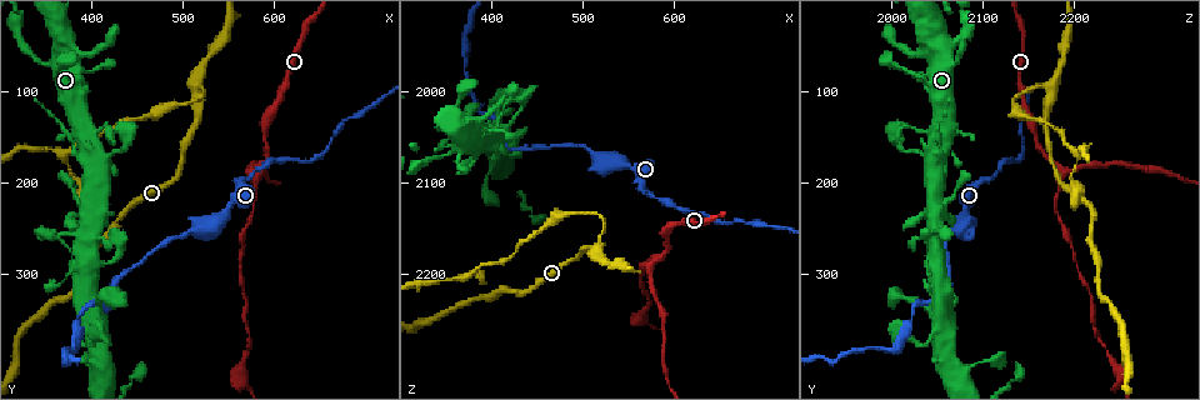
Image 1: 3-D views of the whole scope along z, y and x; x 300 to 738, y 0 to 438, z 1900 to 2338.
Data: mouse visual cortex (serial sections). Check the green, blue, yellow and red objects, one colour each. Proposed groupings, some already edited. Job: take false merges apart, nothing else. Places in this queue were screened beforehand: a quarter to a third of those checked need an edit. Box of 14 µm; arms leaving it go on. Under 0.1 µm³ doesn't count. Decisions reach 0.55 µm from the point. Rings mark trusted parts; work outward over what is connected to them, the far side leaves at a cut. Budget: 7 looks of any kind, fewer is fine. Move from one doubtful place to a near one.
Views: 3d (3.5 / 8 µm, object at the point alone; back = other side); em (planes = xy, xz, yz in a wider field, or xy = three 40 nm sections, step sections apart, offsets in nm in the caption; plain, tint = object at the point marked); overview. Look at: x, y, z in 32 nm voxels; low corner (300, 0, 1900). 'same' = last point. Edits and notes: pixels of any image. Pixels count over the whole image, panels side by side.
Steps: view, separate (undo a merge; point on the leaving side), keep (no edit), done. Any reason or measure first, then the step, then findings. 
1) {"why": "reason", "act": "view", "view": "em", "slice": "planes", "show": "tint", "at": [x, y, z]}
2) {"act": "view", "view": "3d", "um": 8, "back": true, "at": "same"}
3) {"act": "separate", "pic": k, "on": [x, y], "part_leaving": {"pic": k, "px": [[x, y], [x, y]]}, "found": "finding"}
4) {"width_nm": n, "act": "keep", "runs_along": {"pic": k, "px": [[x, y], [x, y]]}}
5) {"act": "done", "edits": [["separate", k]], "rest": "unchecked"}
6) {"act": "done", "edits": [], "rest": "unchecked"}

{"why": "three arms meet", "act": "view", "view": "3d", "um": 8, "back": true, "at": [585, 190, 2185]}

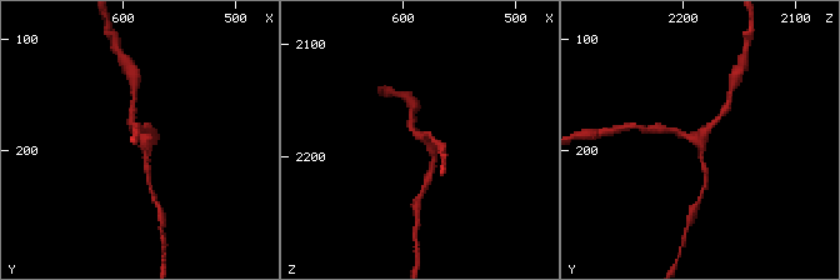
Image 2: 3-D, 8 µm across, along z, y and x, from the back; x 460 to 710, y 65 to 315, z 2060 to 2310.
{"why": "shape alone is not enough", "act": "view", "view": "em", "slice": "xy", "step": 5, "show": "tint", "at": [582, 190, 2184]}

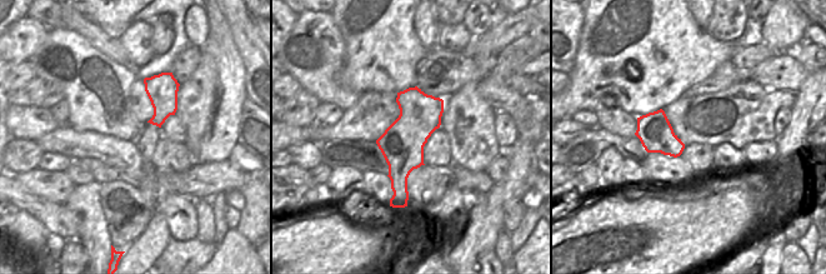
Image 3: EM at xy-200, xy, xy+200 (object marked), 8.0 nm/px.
{"width_nm": 340, "act": "keep", "runs_along": {"pic": 2, "px": [[130, 115], [145, 143], [148, 178]]}, "found": "continuous, no second cell"}

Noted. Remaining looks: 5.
{"why": "a fork", "act": "view", "view": "3d", "um": 3.5, "at": [515, 95, 2175]}

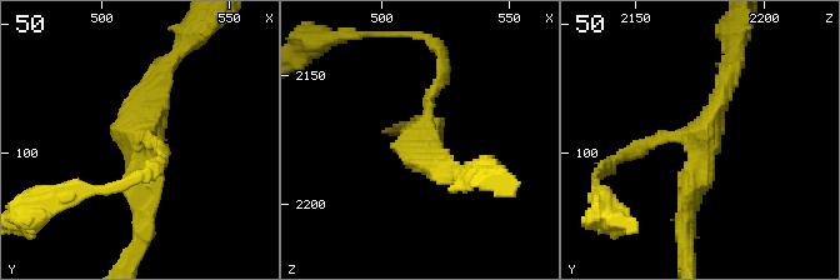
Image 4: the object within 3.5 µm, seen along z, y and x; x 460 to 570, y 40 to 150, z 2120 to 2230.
{"act": "keep", "runs_along": {"pic": 4, "px": [[685, 221], [701, 144], [663, 136], [628, 151]]}, "found": "all the same cell"}

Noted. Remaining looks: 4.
{"why": "abrupt turn", "act": "view", "view": "3d", "um": 8, "at": [375, 170, 2205]}

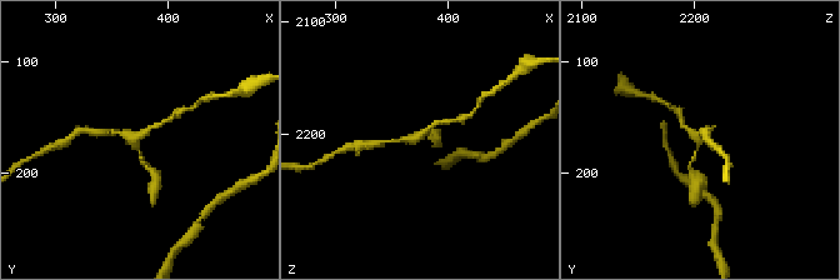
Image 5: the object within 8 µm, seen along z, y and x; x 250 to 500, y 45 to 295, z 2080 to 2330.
{"act": "view", "view": "3d", "um": 3.5, "at": [372, 166, 2202]}

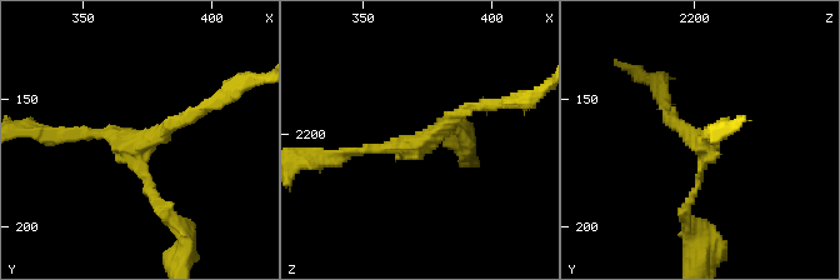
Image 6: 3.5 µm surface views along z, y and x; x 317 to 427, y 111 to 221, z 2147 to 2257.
{"arms": 3, "arm_widths_nm": [100, 150, 150], "act": "view", "view": "em", "slice": "xy", "step": 3, "show": "tint", "at": [373, 167, 2204]}

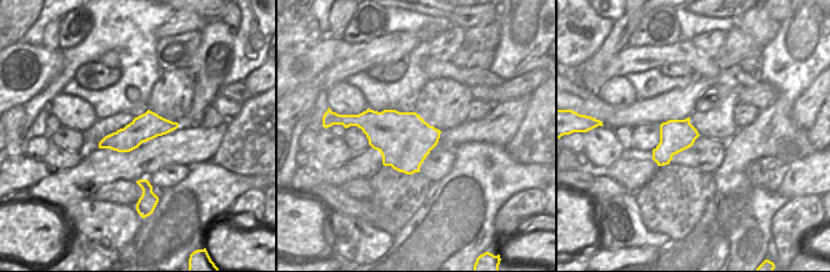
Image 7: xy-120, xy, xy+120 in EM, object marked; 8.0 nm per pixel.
{"act": "keep", "runs_along": {"pic": 6, "px": [[206, 108], [138, 150], [164, 215]]}, "found": "continuous, no second cell"}

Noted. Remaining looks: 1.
{"act": "done", "edits": [], "rest": "unchecked"}

